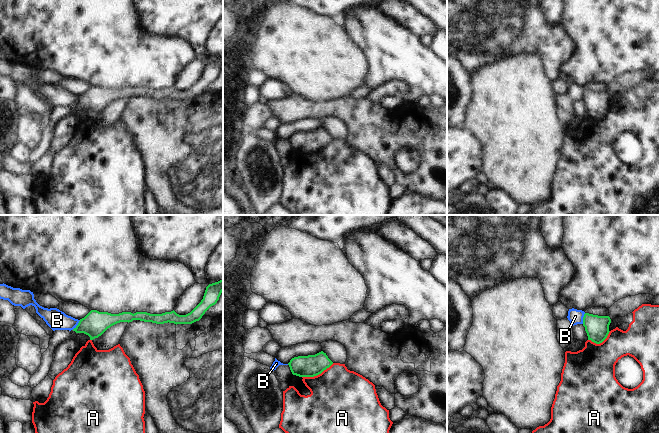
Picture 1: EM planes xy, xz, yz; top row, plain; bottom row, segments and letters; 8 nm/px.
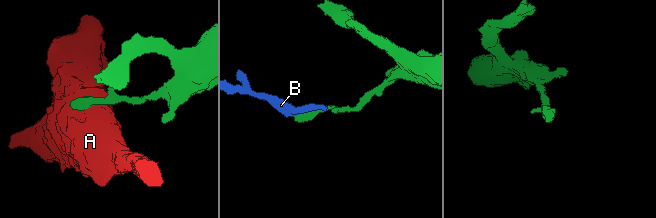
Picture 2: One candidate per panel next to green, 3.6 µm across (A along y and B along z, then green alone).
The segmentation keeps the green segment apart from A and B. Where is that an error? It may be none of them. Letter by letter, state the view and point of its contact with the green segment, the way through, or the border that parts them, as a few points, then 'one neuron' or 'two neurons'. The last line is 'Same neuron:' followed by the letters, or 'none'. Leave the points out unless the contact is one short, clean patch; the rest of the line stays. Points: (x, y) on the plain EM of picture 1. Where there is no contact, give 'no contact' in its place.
A: contact xz (317, 150); border xz (333, 139), (316, 151), (302, 153); two neurons
B: contact xy (77, 101); border xy (80, 96), (72, 105); two neurons
Same neuron: none

